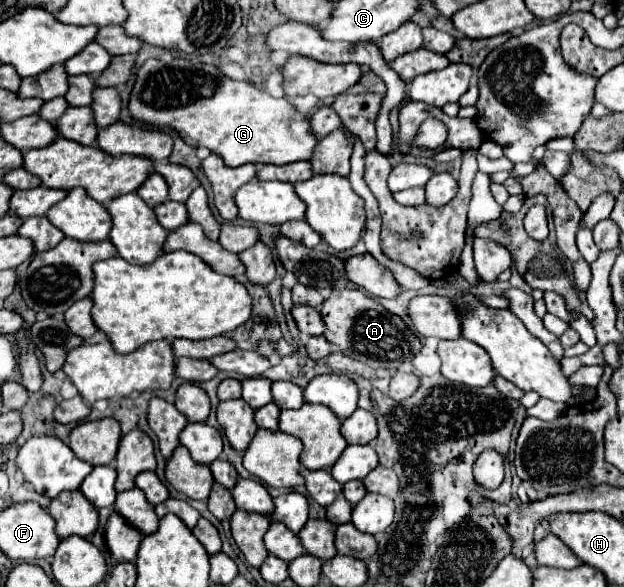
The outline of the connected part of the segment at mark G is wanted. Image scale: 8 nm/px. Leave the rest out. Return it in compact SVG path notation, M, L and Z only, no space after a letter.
M148 59L136 75L128 105L132 117L156 125L172 127L192 147L208 147L224 159L228 167L244 163L284 165L310 161L318 145L310 119L302 115L286 97L274 99L250 81L226 77L216 65L204 65L184 59L162 63Z

